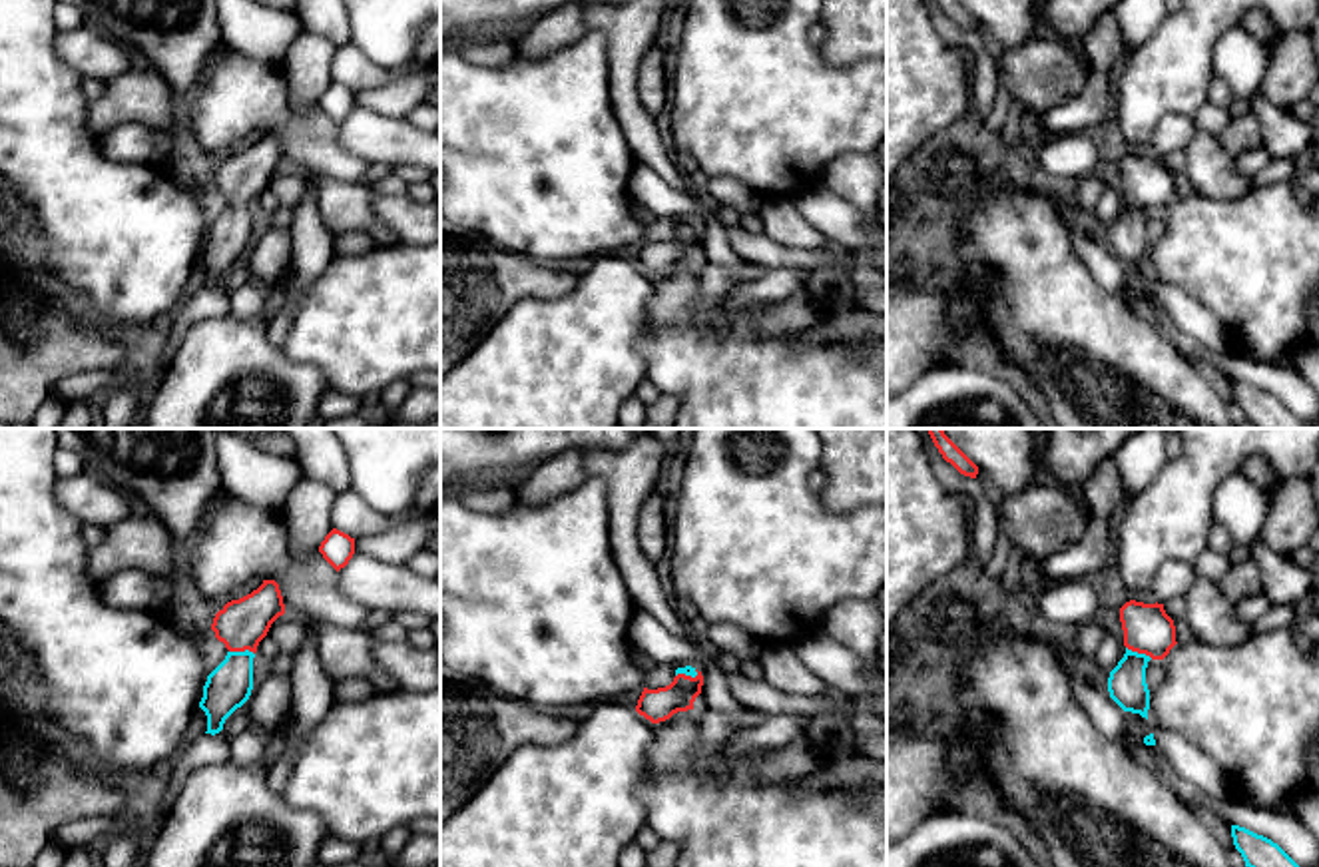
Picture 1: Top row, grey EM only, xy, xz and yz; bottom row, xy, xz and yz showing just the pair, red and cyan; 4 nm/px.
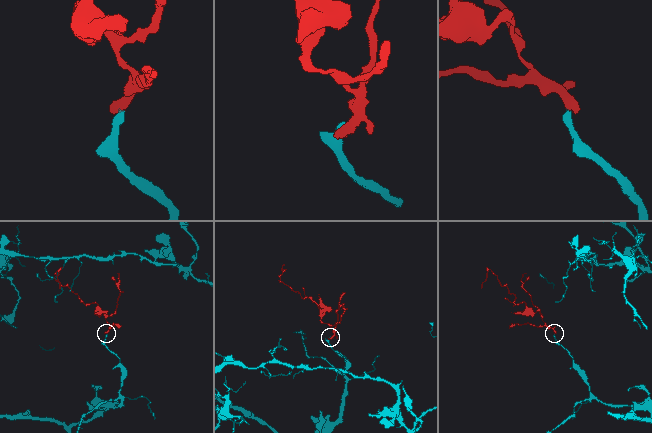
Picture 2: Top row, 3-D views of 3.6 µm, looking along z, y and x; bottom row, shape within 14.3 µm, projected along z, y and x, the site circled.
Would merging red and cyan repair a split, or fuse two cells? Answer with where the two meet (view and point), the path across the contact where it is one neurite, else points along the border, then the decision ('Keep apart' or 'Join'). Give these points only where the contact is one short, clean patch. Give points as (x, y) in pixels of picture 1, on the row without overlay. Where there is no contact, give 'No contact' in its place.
Touches red at yz (1140, 206). Path across: yz (1148, 184), (1140, 206), (1126, 238). Join

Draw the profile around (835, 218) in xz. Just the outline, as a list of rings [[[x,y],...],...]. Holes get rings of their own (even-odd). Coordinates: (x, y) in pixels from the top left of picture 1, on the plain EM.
[[[819,185],[791,199],[797,211],[827,239],[837,239],[851,253],[869,249],[877,269],[887,277],[887,229],[867,219],[829,187]]]

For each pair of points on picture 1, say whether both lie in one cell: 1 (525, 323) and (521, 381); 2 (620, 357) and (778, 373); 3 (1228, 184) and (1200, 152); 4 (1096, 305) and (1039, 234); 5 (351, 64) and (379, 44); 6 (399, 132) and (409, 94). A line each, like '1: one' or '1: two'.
1: one
2: two
3: one
4: one
5: two
6: two

